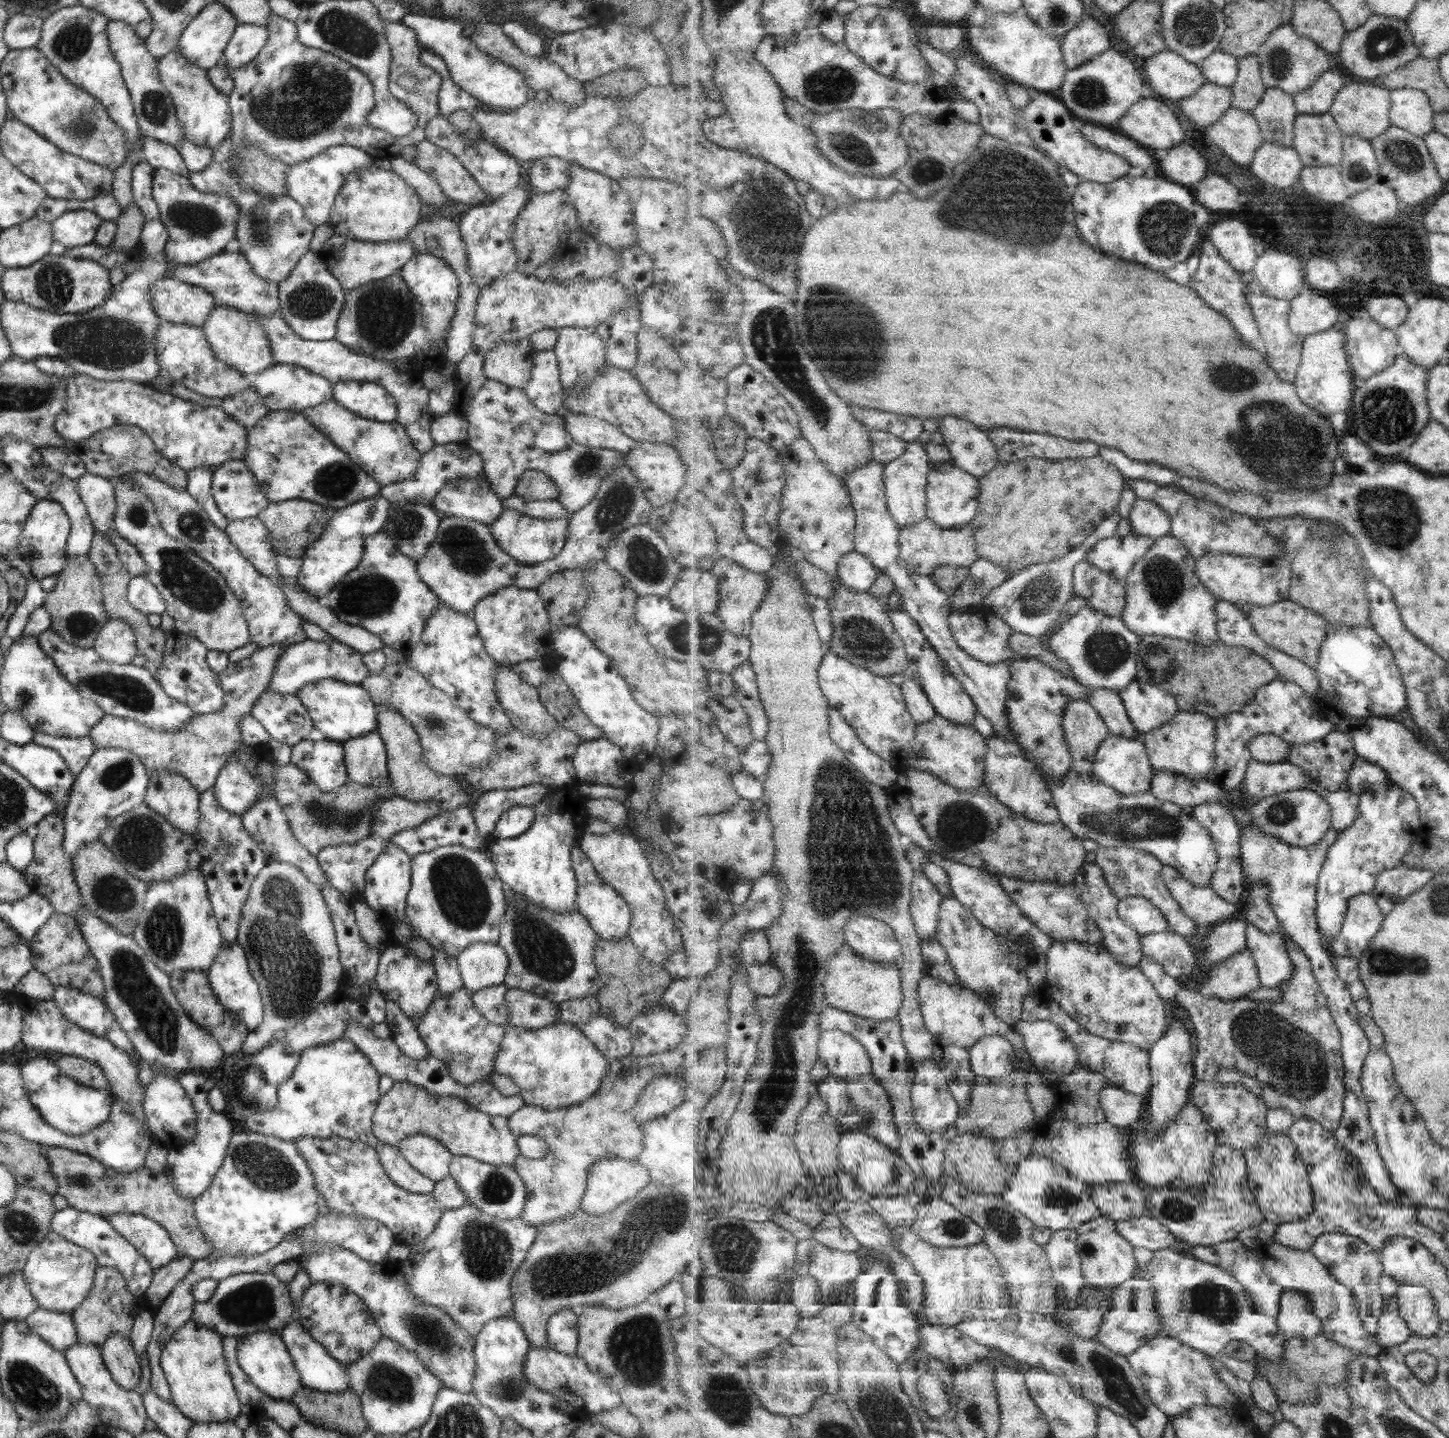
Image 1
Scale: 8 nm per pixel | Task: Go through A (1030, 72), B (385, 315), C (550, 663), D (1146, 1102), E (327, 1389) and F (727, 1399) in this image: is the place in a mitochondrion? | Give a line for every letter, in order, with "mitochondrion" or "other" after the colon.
A: other
B: mitochondrion
C: other
D: other
E: other
F: mitochondrion

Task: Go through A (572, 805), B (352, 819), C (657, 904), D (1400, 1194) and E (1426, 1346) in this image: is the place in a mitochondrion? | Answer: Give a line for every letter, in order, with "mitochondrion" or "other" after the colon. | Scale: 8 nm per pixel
A: other
B: mitochondrion
C: other
D: other
E: other

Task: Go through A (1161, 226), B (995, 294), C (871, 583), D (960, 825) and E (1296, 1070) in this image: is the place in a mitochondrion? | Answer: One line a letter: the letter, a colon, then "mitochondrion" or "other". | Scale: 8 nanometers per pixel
A: mitochondrion
B: other
C: other
D: mitochondrion
E: mitochondrion

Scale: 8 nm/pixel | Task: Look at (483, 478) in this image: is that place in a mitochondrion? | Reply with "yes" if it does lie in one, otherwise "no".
no

